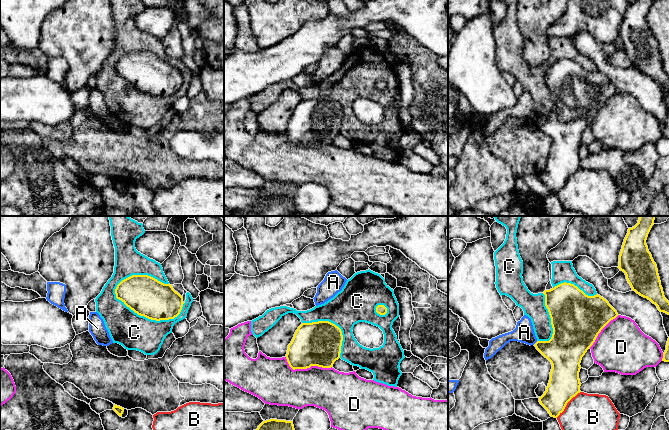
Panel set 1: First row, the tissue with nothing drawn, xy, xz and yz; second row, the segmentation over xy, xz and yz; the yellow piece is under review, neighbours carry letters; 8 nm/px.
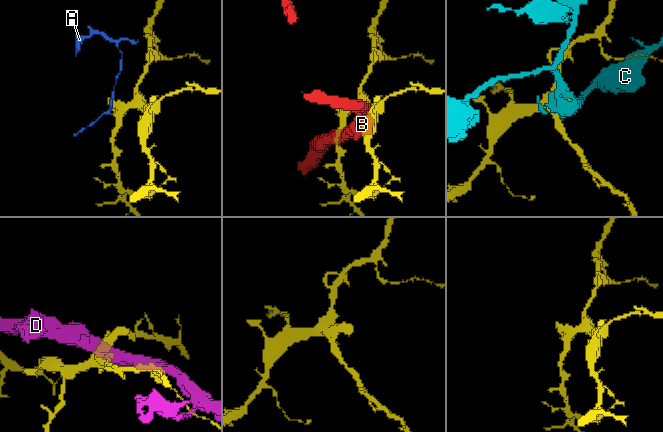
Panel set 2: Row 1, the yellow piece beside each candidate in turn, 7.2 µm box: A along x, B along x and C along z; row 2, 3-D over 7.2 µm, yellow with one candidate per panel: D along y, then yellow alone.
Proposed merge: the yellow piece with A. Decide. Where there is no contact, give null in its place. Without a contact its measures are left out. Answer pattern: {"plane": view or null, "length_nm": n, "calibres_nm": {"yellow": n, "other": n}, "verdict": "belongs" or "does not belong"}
{"plane": "yz", "length_nm": 50, "calibres_nm": {"yellow": 300, "other": 160}, "verdict": "does not belong"}

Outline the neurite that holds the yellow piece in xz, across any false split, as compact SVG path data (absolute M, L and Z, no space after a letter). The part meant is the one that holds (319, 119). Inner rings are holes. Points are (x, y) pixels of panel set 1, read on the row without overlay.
M329 97L302 99L288 121L287 138L293 146L307 145L311 142L331 144L334 138L340 134L342 117L341 105Z

